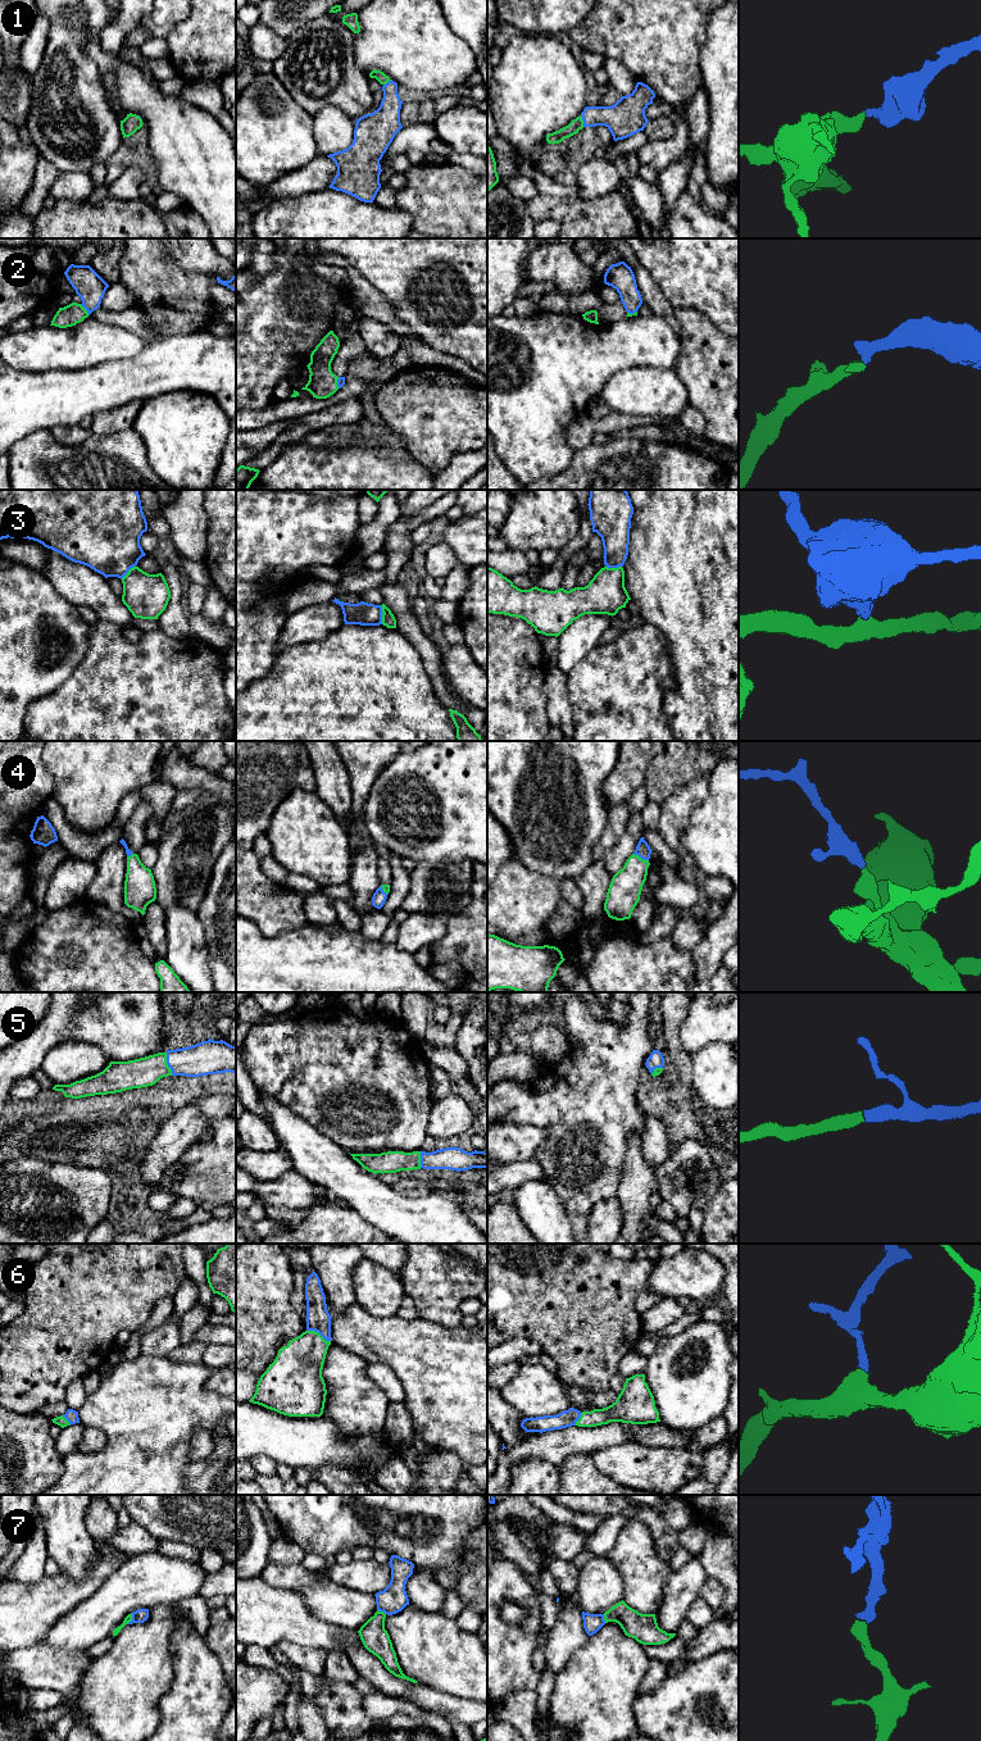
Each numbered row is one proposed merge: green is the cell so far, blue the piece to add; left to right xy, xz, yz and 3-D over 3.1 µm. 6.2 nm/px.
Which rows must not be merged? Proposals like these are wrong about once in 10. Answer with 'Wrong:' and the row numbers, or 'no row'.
Wrong: 3

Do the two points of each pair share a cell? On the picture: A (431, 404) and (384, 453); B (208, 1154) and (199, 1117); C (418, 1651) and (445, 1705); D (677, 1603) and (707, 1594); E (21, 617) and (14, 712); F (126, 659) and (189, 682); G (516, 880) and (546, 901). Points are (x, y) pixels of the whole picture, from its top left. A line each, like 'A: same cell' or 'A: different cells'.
A: different cells
B: different cells
C: different cells
D: different cells
E: same cell
F: same cell
G: same cell

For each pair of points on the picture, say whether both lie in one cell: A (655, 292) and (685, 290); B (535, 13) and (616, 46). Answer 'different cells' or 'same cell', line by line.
A: different cells
B: different cells

